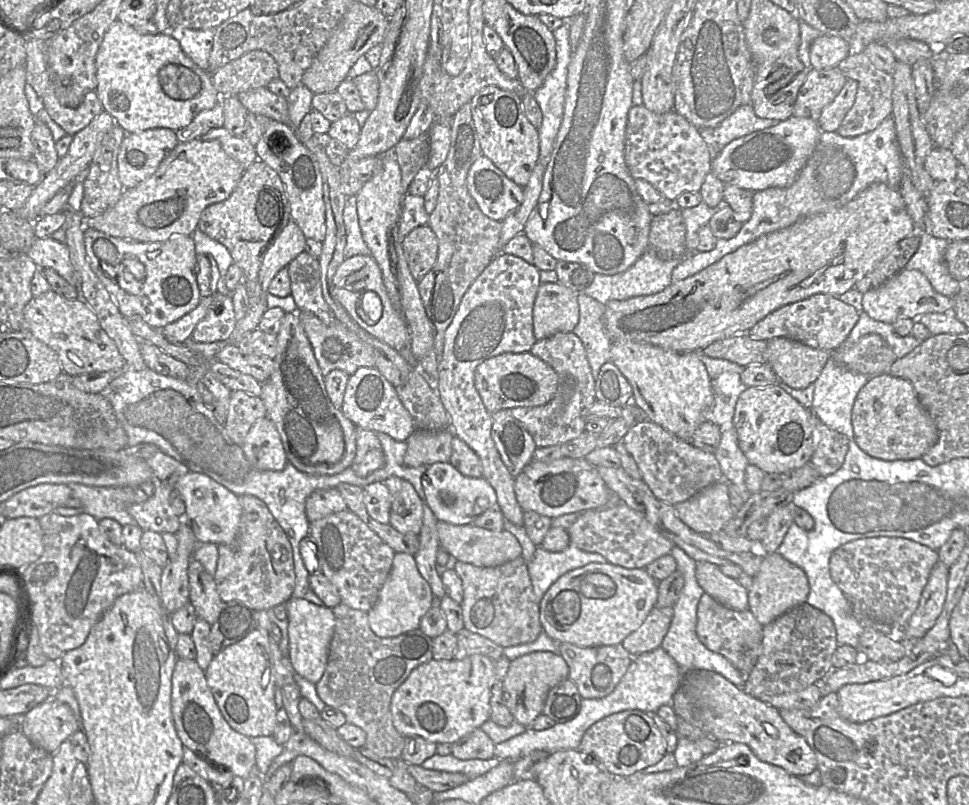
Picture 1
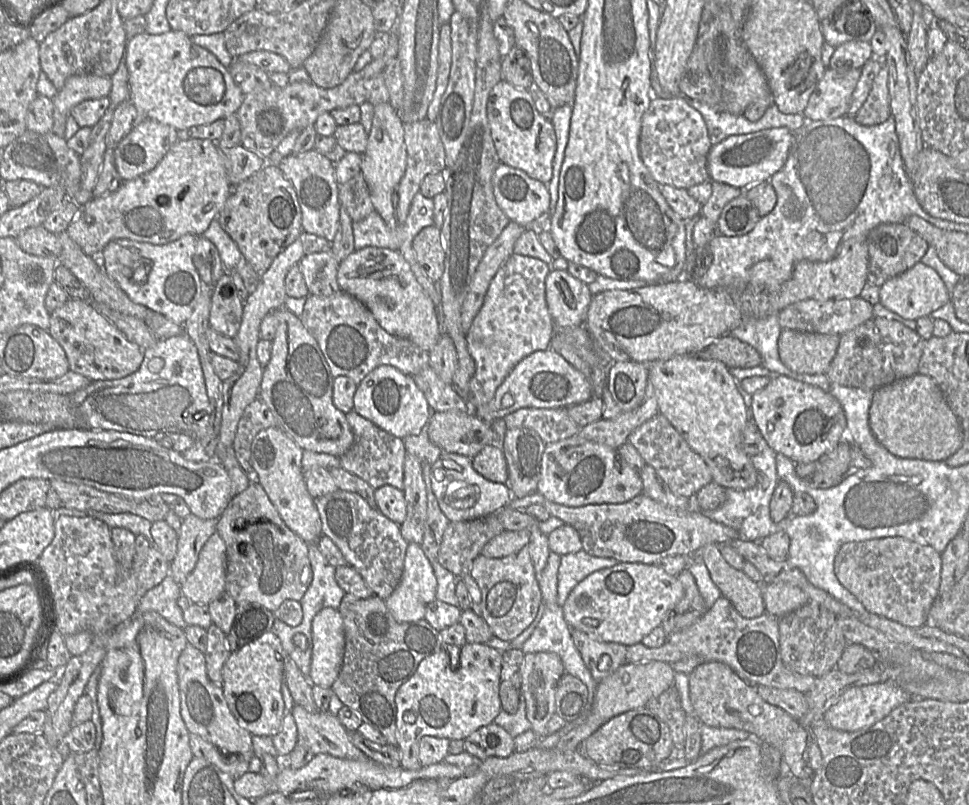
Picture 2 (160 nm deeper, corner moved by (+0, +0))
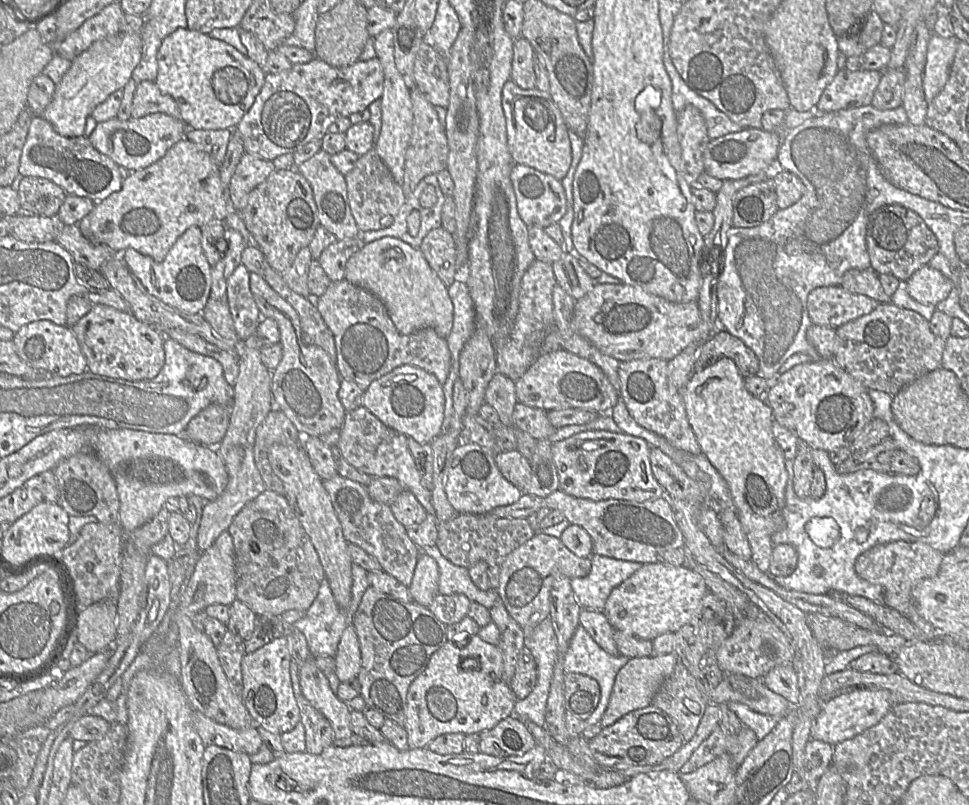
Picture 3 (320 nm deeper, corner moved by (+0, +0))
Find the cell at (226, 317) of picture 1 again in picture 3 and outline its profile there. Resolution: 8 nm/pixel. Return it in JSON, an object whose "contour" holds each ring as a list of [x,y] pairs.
{"contour":[[[239,264],[230,275],[226,290],[226,301],[240,341],[245,341],[253,334],[257,334],[262,319],[250,290],[249,280],[250,272],[244,265]]]}

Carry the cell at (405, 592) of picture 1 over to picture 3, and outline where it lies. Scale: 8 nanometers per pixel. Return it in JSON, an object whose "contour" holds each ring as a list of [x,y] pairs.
{"contour":[[[420,553],[409,588],[413,602],[429,607],[438,594],[439,568],[436,561]]]}

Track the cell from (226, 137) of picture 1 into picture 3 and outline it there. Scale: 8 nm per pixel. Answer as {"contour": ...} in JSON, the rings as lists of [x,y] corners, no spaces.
{"contour":[[[244,153],[236,166],[227,187],[231,210],[239,212],[246,203],[250,192],[275,170],[270,160]]]}

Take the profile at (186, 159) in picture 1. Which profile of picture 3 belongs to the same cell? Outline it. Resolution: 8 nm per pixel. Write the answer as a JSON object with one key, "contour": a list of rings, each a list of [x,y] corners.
{"contour":[[[182,138],[158,161],[140,170],[127,172],[121,188],[105,199],[95,202],[93,209],[78,222],[79,229],[89,241],[106,245],[114,253],[132,248],[151,257],[155,262],[161,262],[186,229],[191,226],[202,227],[211,222],[223,222],[226,215],[233,211],[227,188],[220,180],[219,167],[204,150]]]}

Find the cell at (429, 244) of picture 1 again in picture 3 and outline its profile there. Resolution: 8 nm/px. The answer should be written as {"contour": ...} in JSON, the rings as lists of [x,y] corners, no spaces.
{"contour":[[[441,227],[433,229],[424,237],[419,250],[447,287],[455,280],[460,280],[460,270],[456,268],[456,246],[453,234]]]}

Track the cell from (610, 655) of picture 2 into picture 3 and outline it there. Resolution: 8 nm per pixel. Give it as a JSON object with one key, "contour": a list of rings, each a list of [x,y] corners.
{"contour":[[[582,609],[579,623],[604,651],[612,656],[620,654],[614,641],[614,629],[602,611]]]}

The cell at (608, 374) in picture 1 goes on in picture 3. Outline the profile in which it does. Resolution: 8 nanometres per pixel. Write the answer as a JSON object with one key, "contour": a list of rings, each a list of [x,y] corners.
{"contour":[[[656,358],[620,362],[620,397],[640,426],[664,437],[675,448],[701,454],[701,448],[687,418],[681,390],[670,383],[667,369],[668,361]]]}

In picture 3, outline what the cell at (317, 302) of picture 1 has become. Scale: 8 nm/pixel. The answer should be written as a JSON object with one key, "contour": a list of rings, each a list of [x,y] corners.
{"contour":[[[359,238],[336,241],[323,250],[317,262],[323,268],[331,283],[345,277],[348,259],[363,248],[365,243]]]}

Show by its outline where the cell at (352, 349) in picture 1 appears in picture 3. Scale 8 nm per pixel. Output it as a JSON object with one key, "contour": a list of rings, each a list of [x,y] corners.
{"contour":[[[346,279],[332,282],[317,301],[327,327],[333,334],[336,347],[335,365],[341,379],[352,380],[365,391],[376,379],[401,365],[413,365],[436,376],[440,384],[447,380],[451,353],[447,339],[427,327],[403,335],[393,324],[384,303],[374,294]]]}

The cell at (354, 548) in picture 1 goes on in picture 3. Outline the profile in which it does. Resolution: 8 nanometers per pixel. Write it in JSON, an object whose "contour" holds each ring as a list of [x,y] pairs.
{"contour":[[[339,474],[324,480],[323,486],[330,497],[347,542],[362,548],[379,562],[384,572],[409,586],[420,549],[408,537],[406,528],[397,521],[390,507],[373,500],[365,486]]]}

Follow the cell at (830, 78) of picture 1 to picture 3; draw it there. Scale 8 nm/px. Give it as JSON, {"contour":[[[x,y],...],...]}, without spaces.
{"contour":[[[838,70],[816,105],[817,113],[846,110],[871,105],[882,72]]]}

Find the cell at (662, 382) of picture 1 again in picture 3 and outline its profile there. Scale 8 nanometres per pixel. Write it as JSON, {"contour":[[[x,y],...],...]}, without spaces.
{"contour":[[[721,358],[692,375],[681,393],[689,424],[702,453],[728,484],[742,529],[751,547],[750,560],[759,570],[768,572],[774,547],[772,536],[785,526],[782,511],[786,503],[788,471],[783,452],[774,439],[772,409],[763,398],[750,394],[743,381],[735,363],[729,358]]]}

